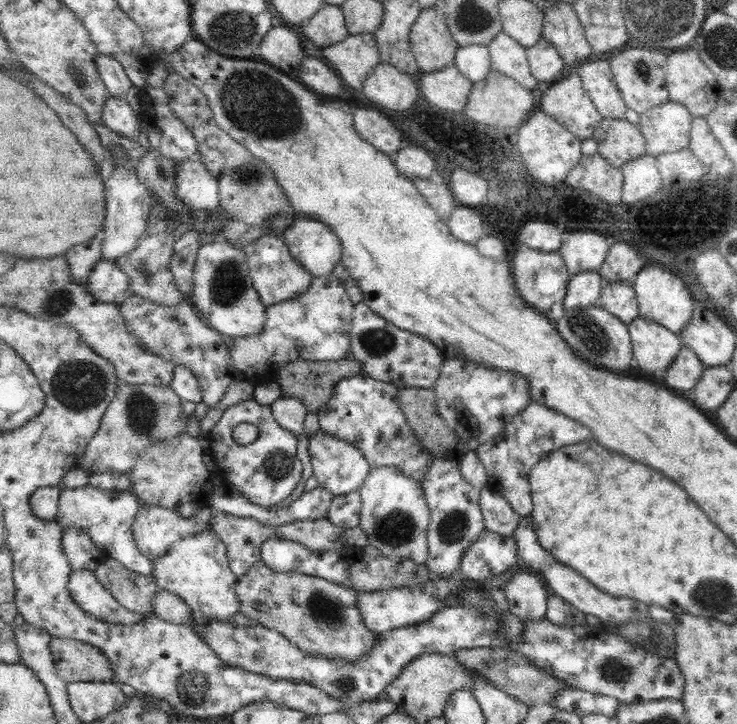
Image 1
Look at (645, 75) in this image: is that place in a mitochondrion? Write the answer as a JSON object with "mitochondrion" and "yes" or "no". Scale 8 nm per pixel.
{"mitochondrion":"yes"}

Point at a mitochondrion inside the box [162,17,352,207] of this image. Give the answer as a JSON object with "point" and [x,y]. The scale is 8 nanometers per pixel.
{"point":[255,103]}

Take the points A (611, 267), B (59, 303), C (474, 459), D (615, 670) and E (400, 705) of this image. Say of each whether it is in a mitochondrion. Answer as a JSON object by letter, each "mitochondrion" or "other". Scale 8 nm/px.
{"A":"other","B":"mitochondrion","C":"other","D":"mitochondrion","E":"other"}

